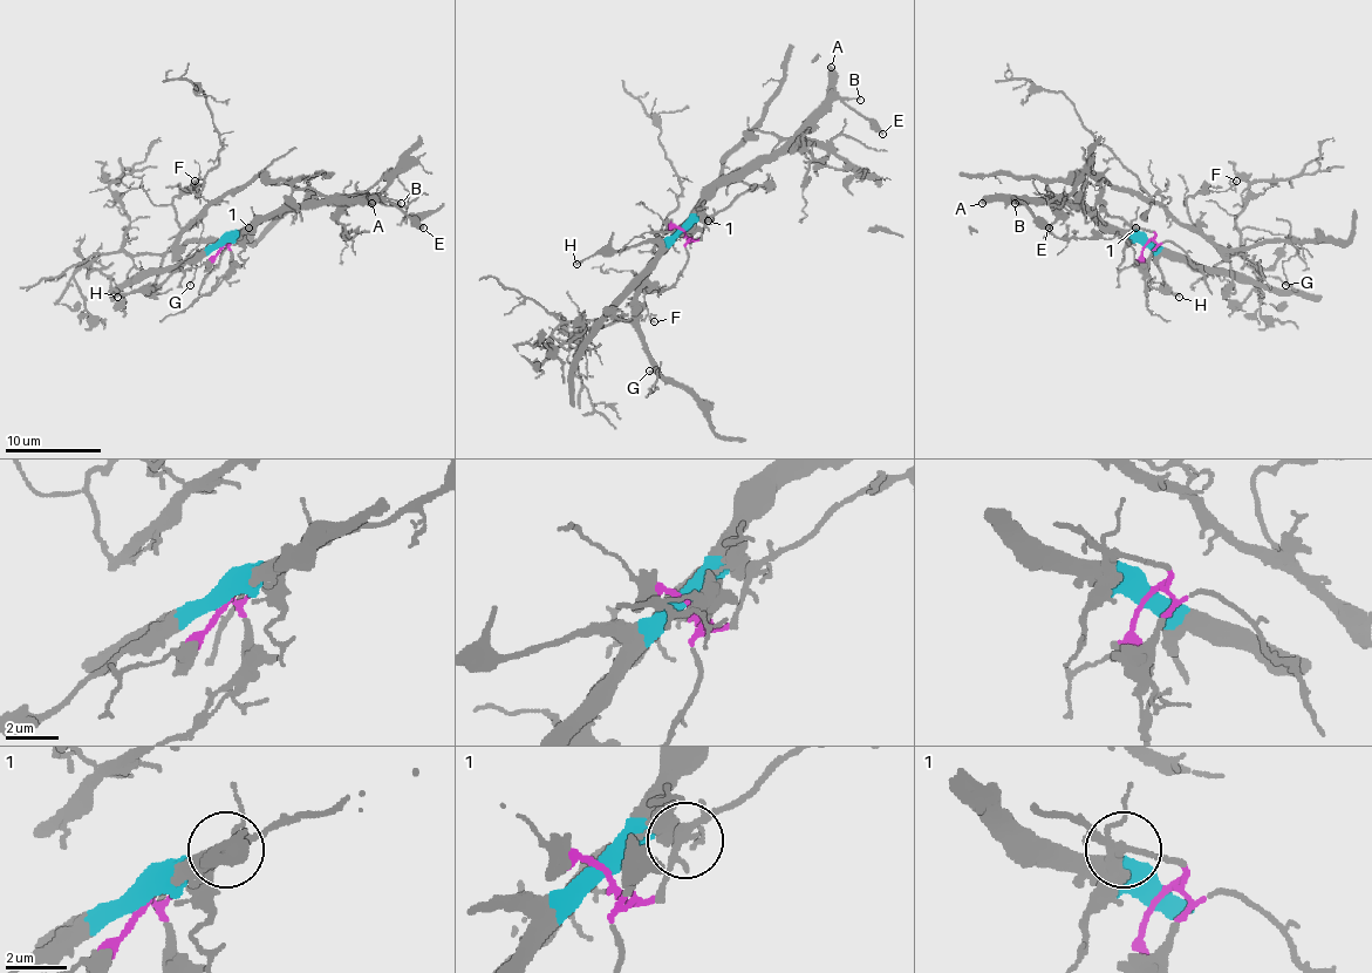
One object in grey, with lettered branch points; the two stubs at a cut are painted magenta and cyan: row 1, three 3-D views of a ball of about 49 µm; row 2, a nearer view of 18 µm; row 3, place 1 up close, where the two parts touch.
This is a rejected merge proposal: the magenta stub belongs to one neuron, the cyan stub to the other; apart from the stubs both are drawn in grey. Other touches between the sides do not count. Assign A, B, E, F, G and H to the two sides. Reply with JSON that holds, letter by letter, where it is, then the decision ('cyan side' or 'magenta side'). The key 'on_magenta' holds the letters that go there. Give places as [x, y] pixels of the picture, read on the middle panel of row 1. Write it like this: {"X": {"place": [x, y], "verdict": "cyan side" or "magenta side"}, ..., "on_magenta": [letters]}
{"A": {"place": [831, 67], "verdict": "cyan side"}, "B": {"place": [860, 100], "verdict": "cyan side"}, "E": {"place": [882, 134], "verdict": "cyan side"}, "F": {"place": [654, 321], "verdict": "magenta side"}, "G": {"place": [649, 371], "verdict": "magenta side"}, "H": {"place": [577, 264], "verdict": "cyan side"}, "on_magenta": ["F", "G"]}

